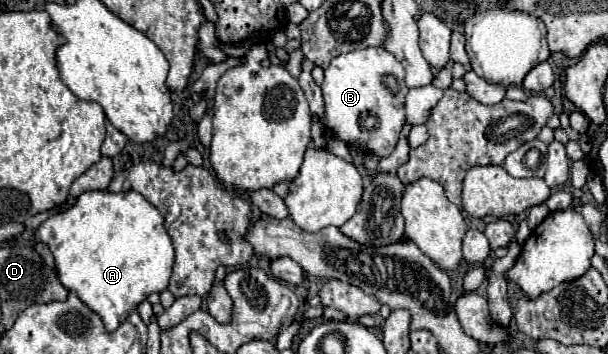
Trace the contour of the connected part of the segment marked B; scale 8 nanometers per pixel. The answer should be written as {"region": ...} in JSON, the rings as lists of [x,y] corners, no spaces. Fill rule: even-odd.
{"region":[[[367,47],[335,57],[325,69],[325,81],[321,85],[325,115],[323,125],[327,131],[345,143],[355,143],[363,151],[388,157],[399,141],[399,133],[405,123],[405,69],[383,47]]]}

